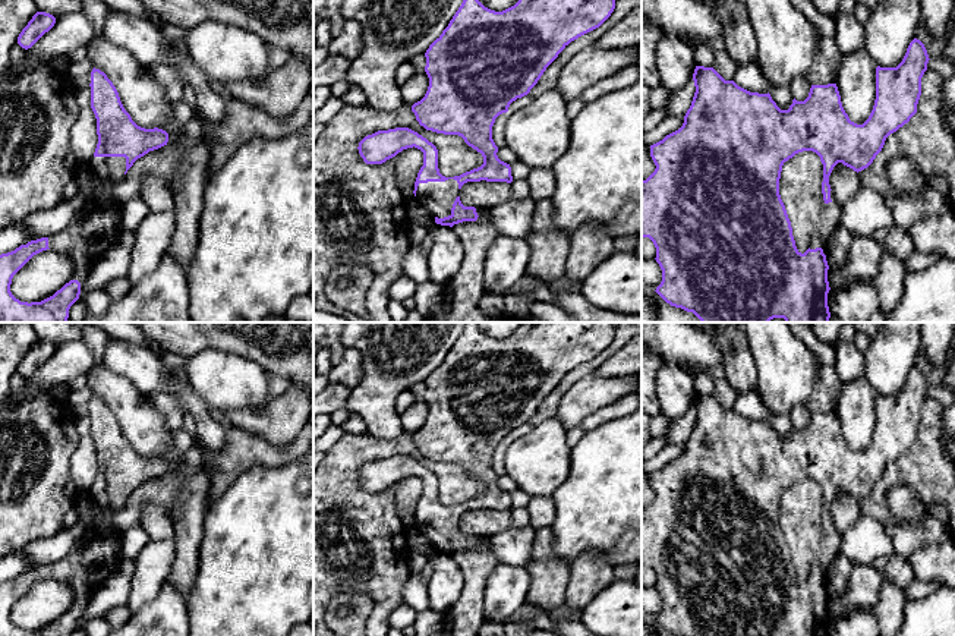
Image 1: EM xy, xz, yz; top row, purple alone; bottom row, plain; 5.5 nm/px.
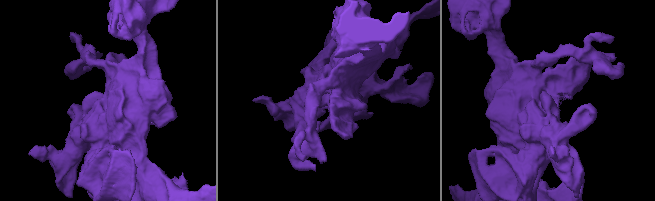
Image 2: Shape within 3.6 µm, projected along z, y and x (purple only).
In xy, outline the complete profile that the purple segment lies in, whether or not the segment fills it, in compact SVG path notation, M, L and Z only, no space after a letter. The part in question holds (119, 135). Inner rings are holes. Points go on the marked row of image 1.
M92 69L89 86L98 144L88 167L103 183L114 183L138 158L167 145L168 133L138 126L125 110L113 82L100 69Z

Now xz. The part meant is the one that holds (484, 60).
M463 0L448 26L425 53L425 72L429 78L429 86L425 97L412 106L412 111L419 125L426 130L461 136L469 147L482 154L483 164L460 176L445 177L438 169L436 147L409 127L378 130L365 136L357 147L360 157L366 164L382 164L403 149L413 147L420 149L423 152L423 166L417 173L413 191L417 204L426 208L435 217L435 223L441 226L453 227L463 221L476 221L479 217L476 208L464 207L460 201L458 192L461 186L467 182L480 180L513 182L510 164L501 161L497 155L498 147L492 139L495 119L507 113L513 101L530 92L546 67L571 41L599 28L611 16L614 9L615 0L519 0L514 6L502 12L495 12L485 7L479 0Z

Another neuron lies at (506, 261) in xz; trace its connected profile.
M497 236L488 248L483 264L483 286L488 293L504 295L526 274L530 248L523 239Z

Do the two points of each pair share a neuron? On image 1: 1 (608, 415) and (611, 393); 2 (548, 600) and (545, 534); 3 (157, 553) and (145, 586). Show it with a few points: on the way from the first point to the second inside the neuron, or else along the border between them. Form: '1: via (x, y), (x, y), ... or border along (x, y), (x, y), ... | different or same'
1: border along (626, 394), (601, 406), (582, 421) | different
2: via (548, 583), (545, 550) | same
3: via (154, 561), (148, 578) | same

